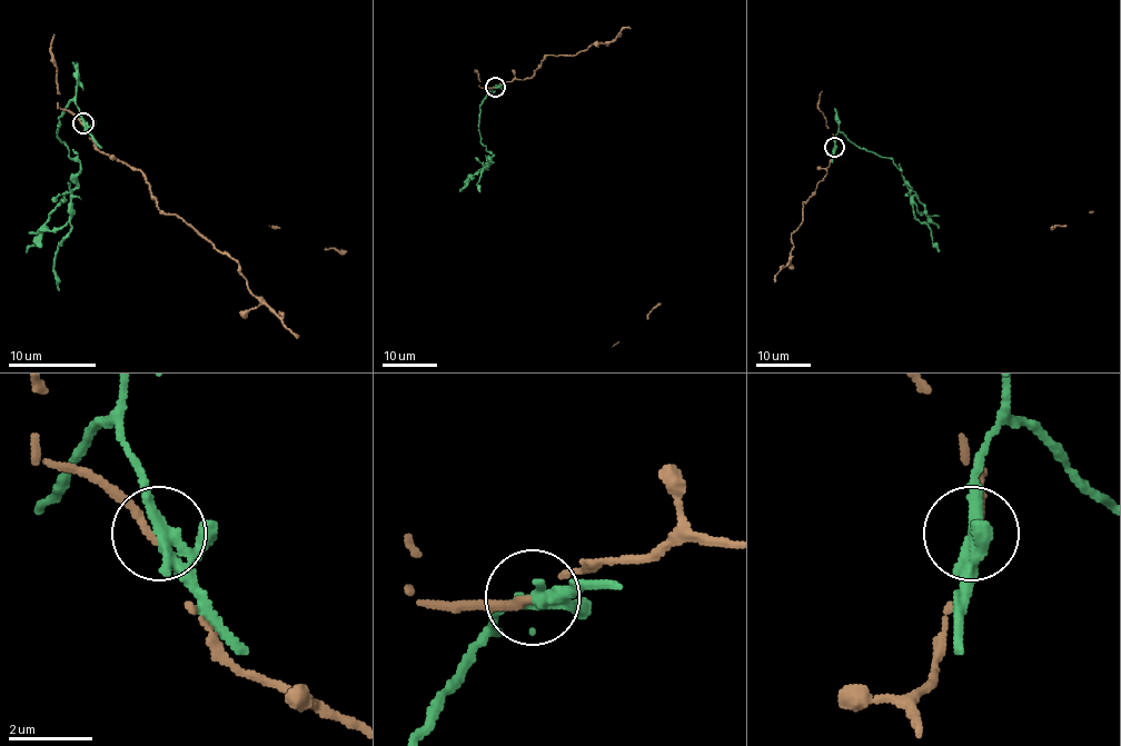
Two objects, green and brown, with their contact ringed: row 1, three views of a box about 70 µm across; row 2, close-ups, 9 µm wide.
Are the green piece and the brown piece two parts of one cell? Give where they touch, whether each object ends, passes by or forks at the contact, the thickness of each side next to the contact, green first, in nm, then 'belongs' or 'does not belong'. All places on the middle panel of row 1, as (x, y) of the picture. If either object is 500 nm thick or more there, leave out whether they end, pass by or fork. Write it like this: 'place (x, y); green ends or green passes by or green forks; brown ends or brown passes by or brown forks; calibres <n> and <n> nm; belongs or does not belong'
place (495, 87); green forks; brown ends; calibres 240 and 240 nm; does not belong

